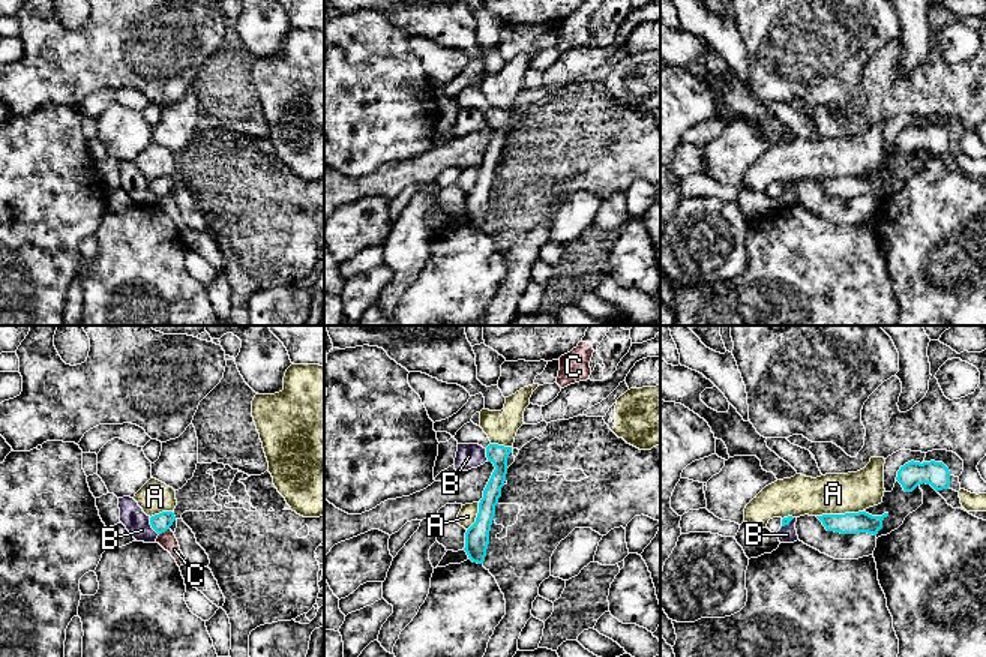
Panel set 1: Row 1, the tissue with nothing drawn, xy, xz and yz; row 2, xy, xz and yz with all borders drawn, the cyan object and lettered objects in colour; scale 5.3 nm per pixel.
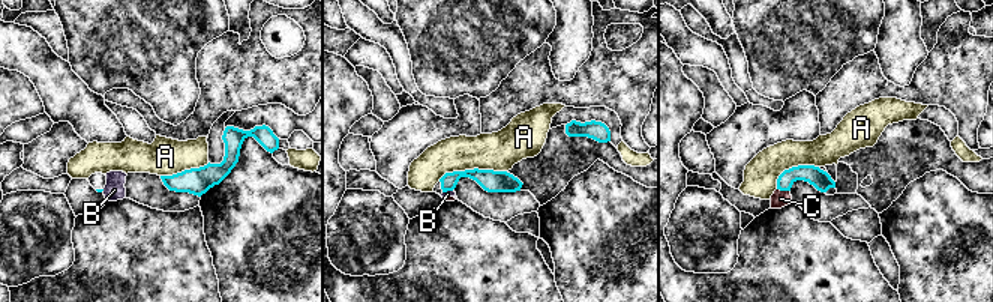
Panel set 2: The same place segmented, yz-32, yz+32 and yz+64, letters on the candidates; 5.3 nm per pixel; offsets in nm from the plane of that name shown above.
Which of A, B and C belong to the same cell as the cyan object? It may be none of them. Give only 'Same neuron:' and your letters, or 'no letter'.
Same neuron: no letter

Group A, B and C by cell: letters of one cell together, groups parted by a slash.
A / B C

